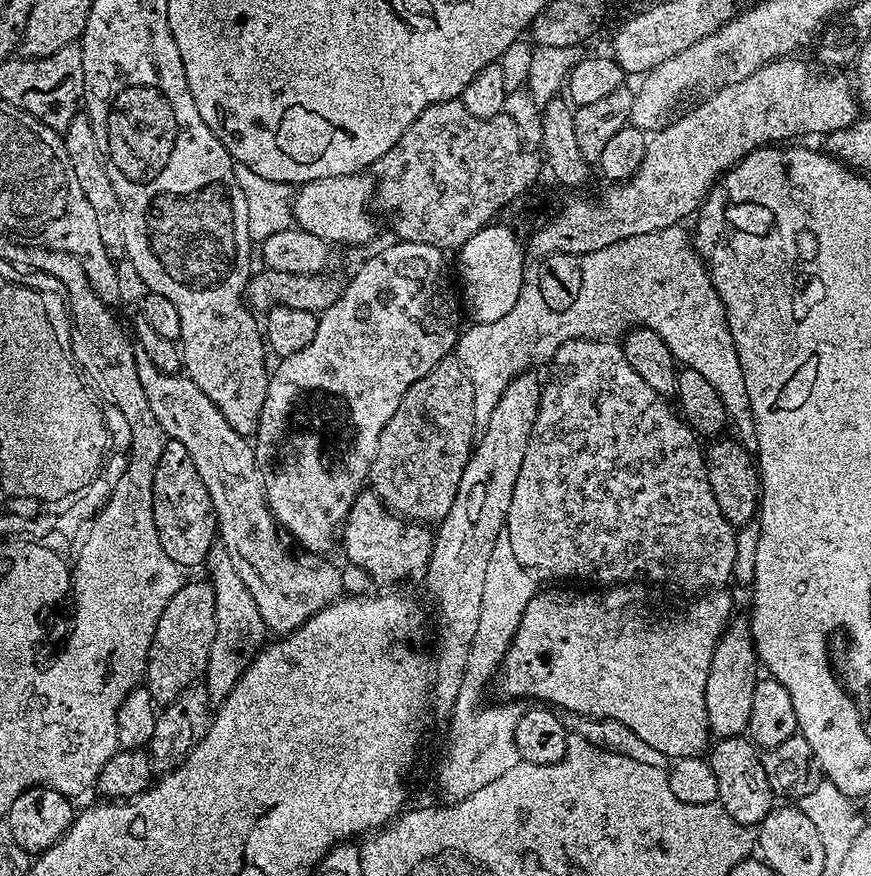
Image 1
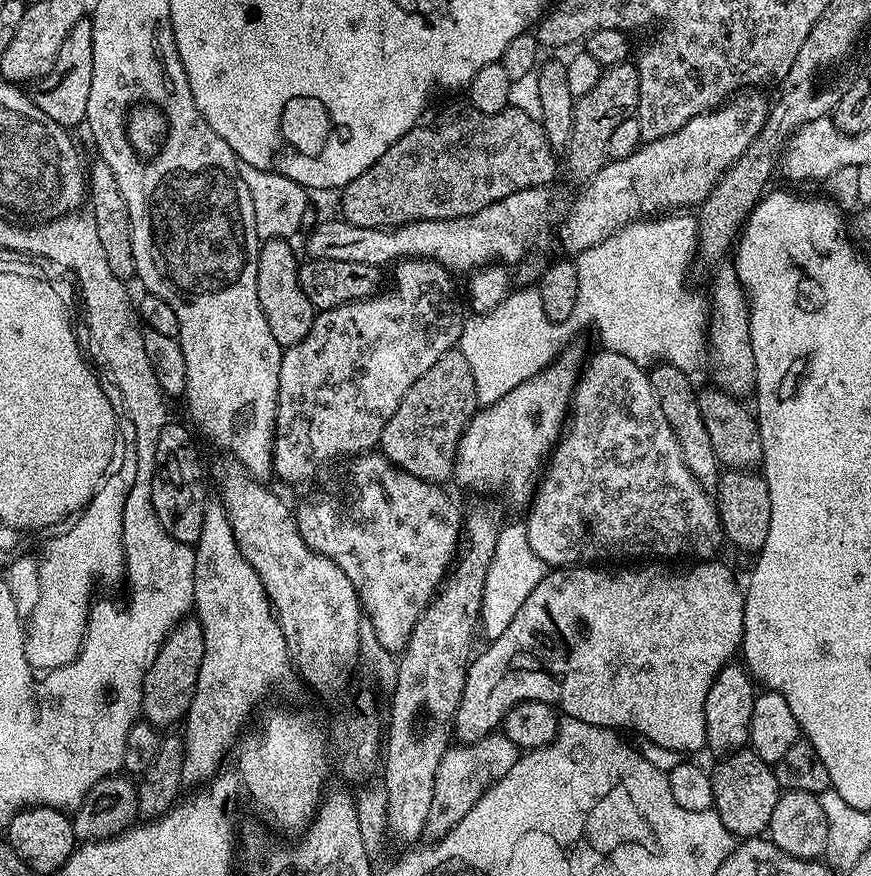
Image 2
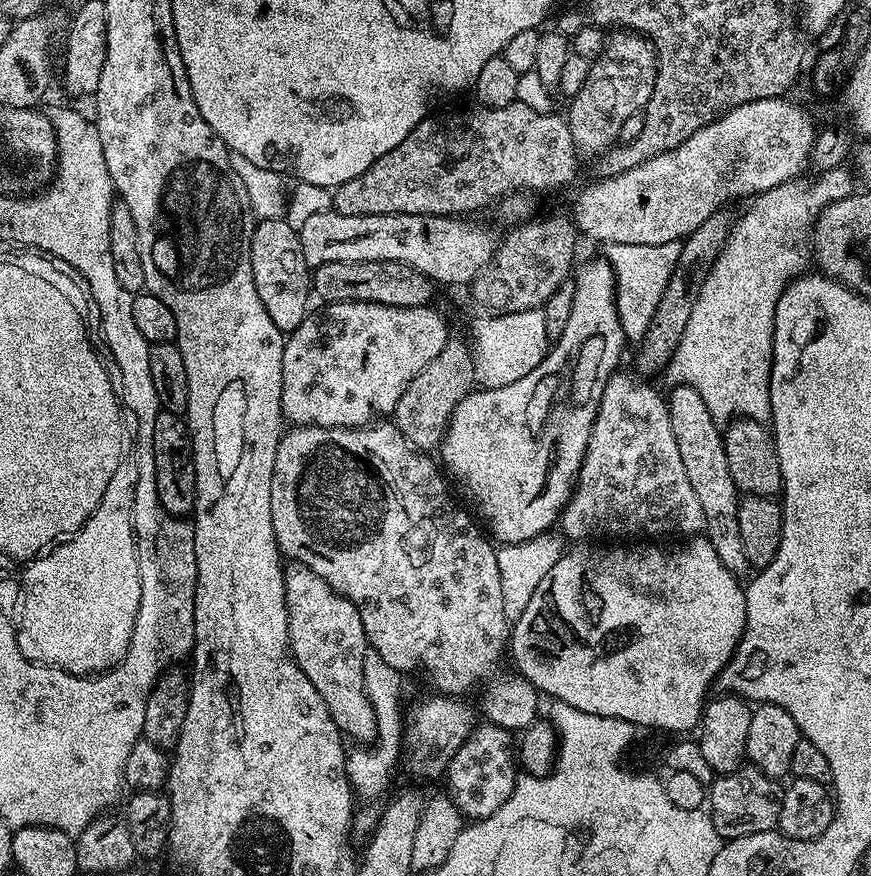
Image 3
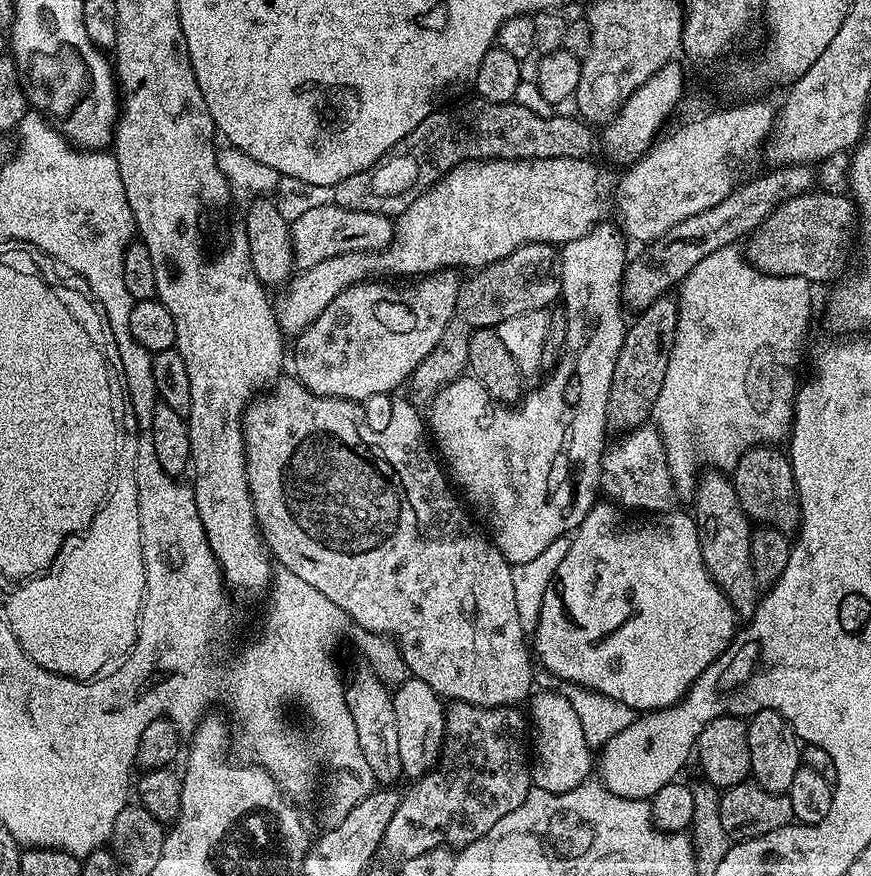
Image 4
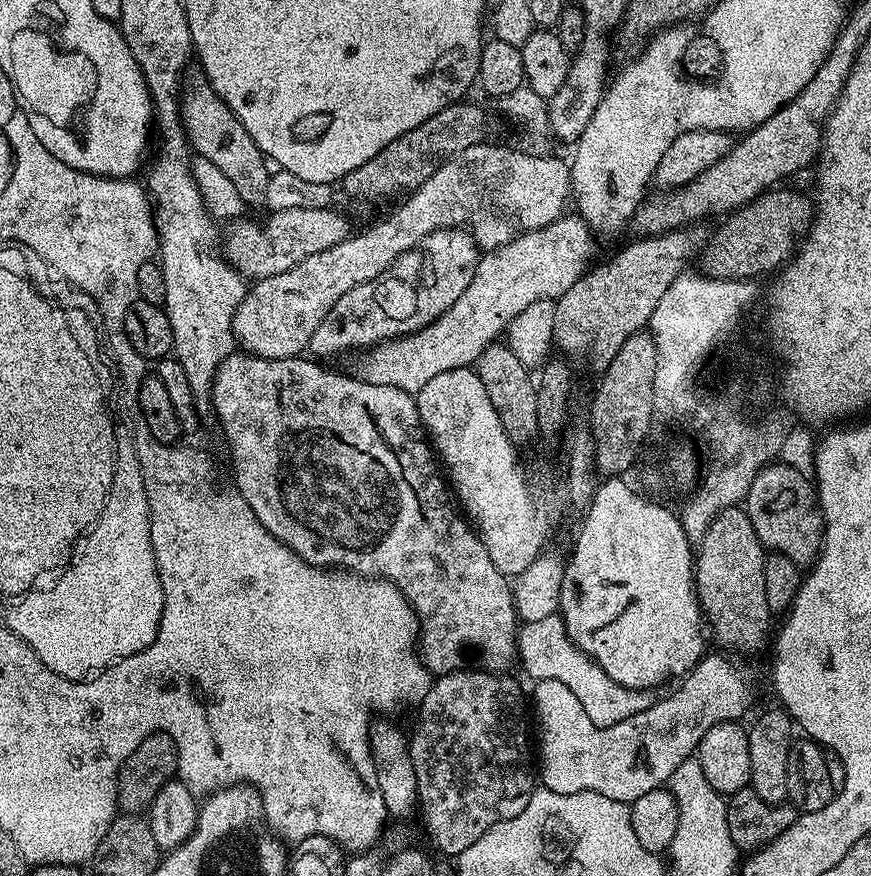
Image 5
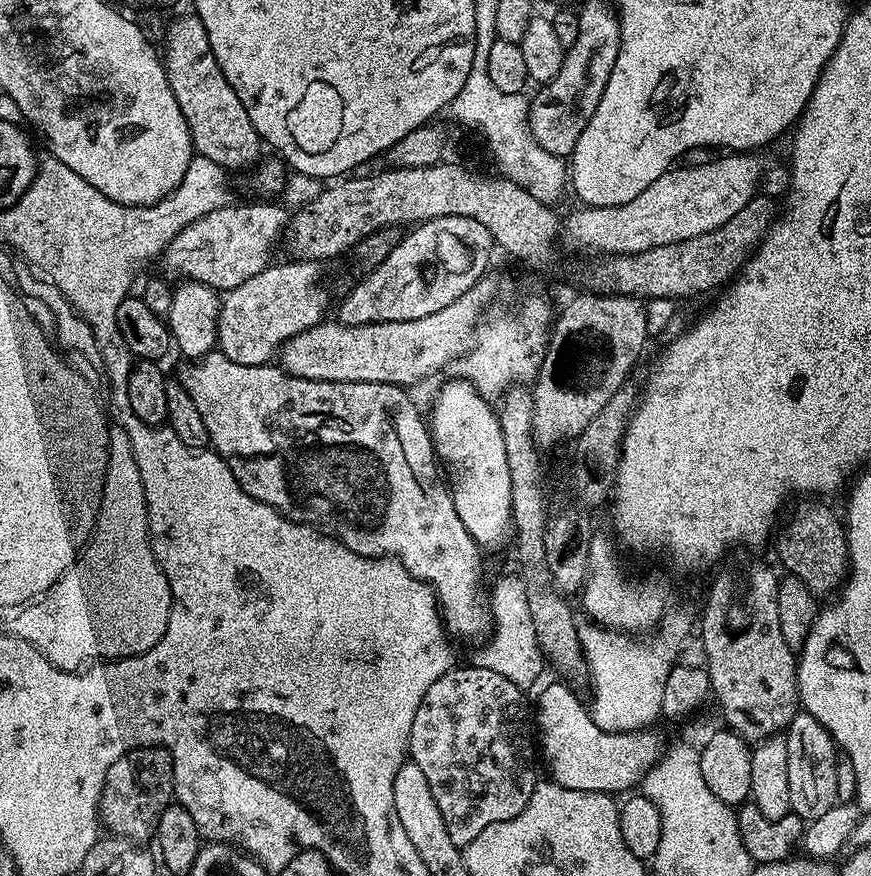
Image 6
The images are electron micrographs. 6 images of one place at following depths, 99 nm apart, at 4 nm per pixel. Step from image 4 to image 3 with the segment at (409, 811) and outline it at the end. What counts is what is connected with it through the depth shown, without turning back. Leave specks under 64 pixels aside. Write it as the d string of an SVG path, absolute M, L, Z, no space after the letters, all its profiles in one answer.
M487 722L477 723L471 736L466 738L466 742L462 742L458 754L454 754L450 762L446 781L448 780L449 788L447 791L454 794L456 807L460 809L464 818L469 821L486 818L494 814L494 810L498 810L498 806L502 806L506 798L510 798L518 775L518 764L514 759L513 748L513 733L502 726Z

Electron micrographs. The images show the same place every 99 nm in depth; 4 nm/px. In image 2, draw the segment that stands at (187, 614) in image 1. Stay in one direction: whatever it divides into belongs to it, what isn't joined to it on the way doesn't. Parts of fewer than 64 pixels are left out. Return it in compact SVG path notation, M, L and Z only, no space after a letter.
M185 618L168 633L144 675L140 711L143 719L157 730L172 730L187 717L204 657L202 626L195 618Z

